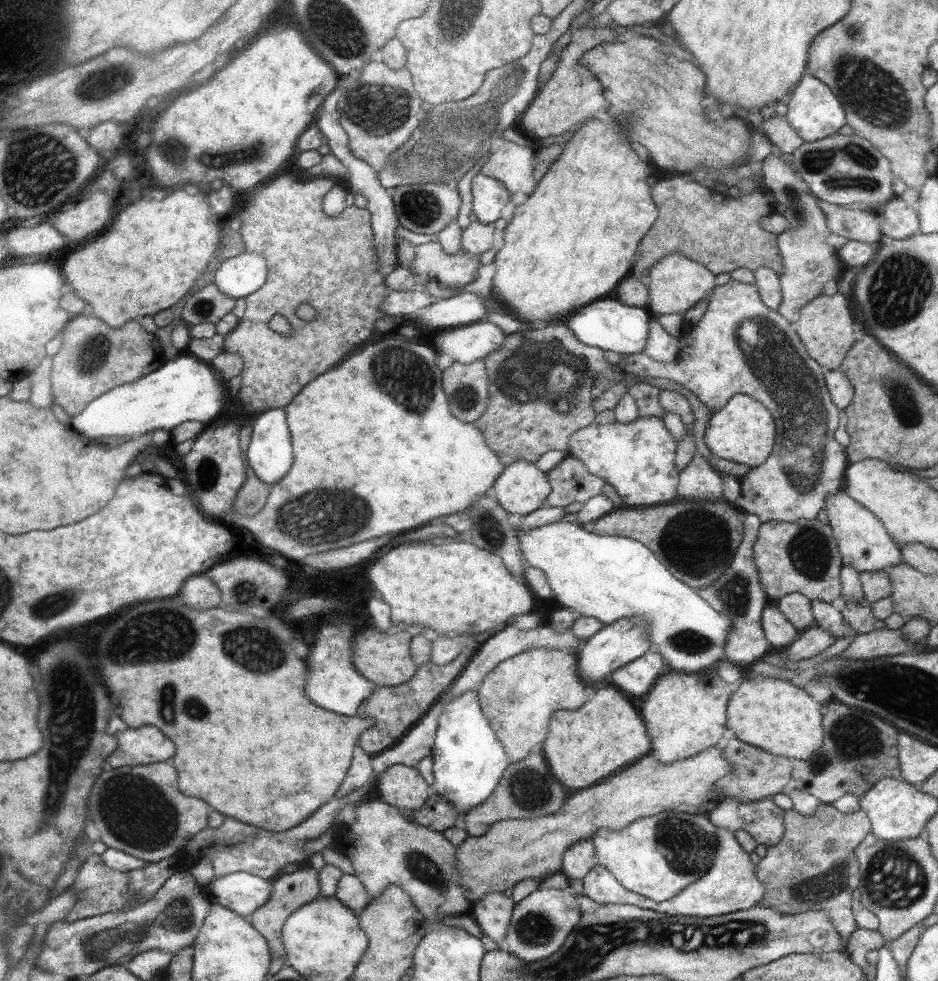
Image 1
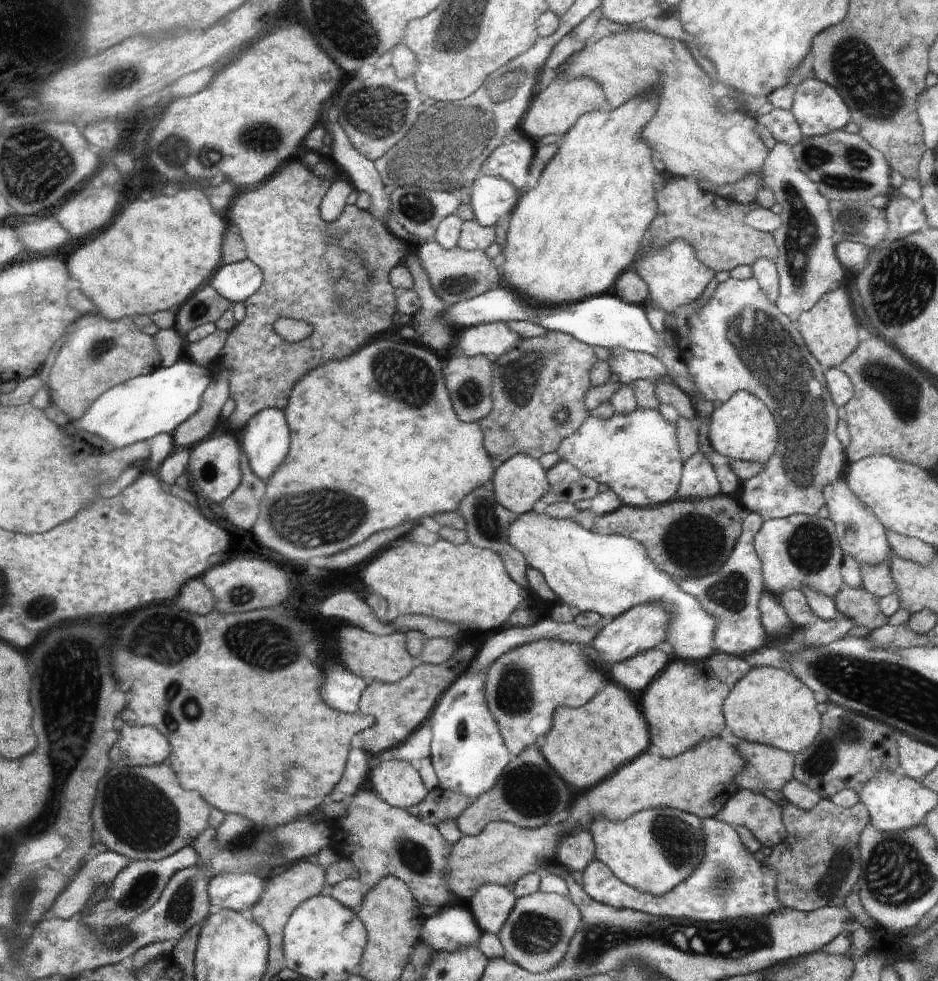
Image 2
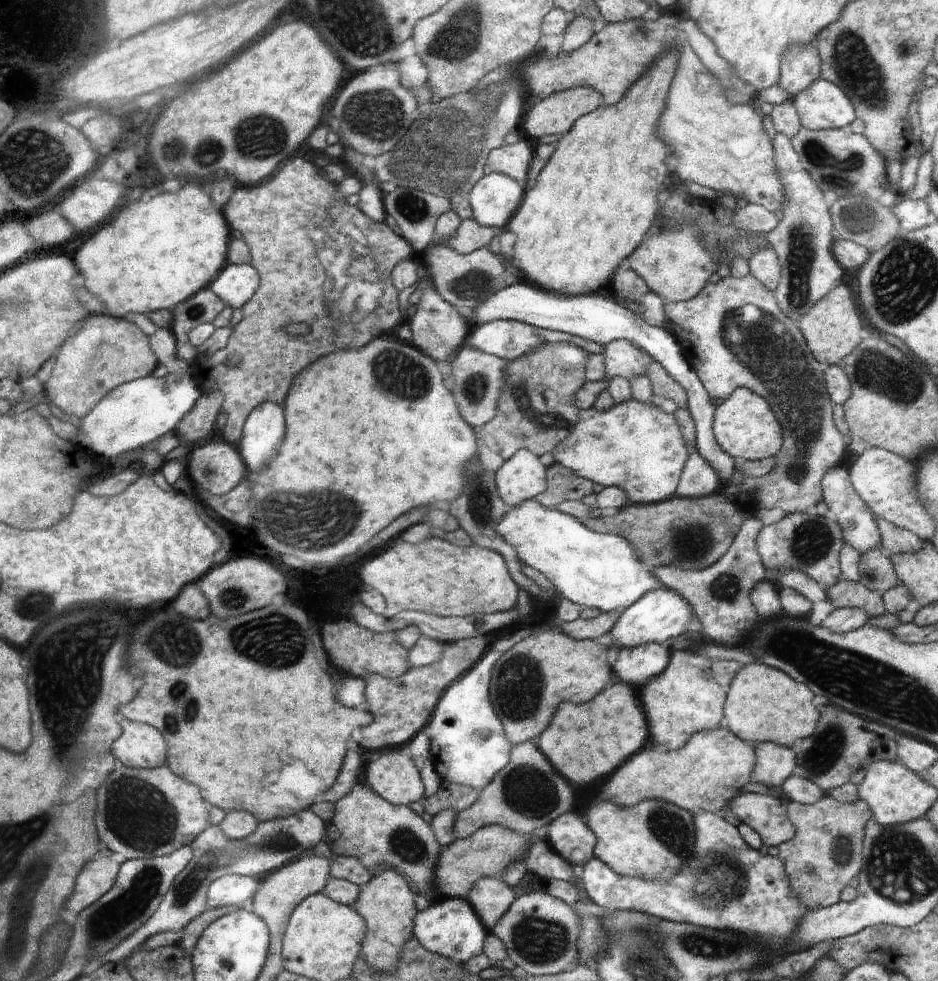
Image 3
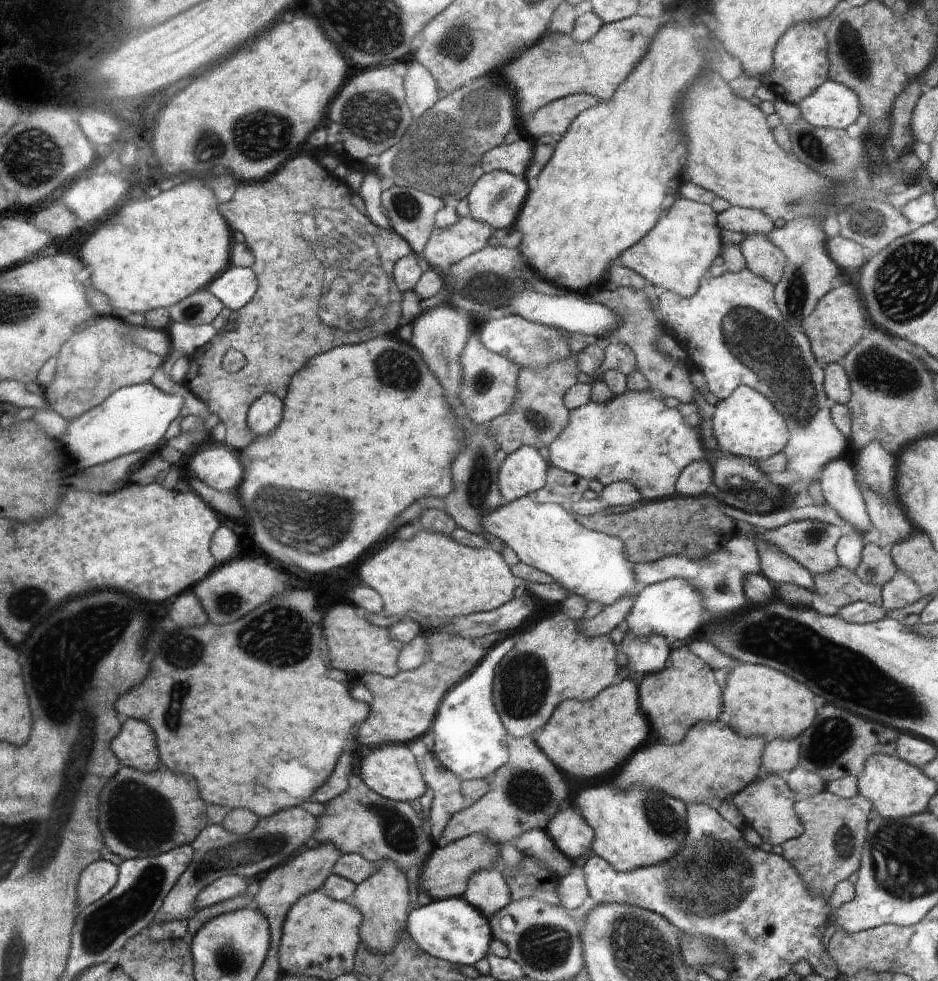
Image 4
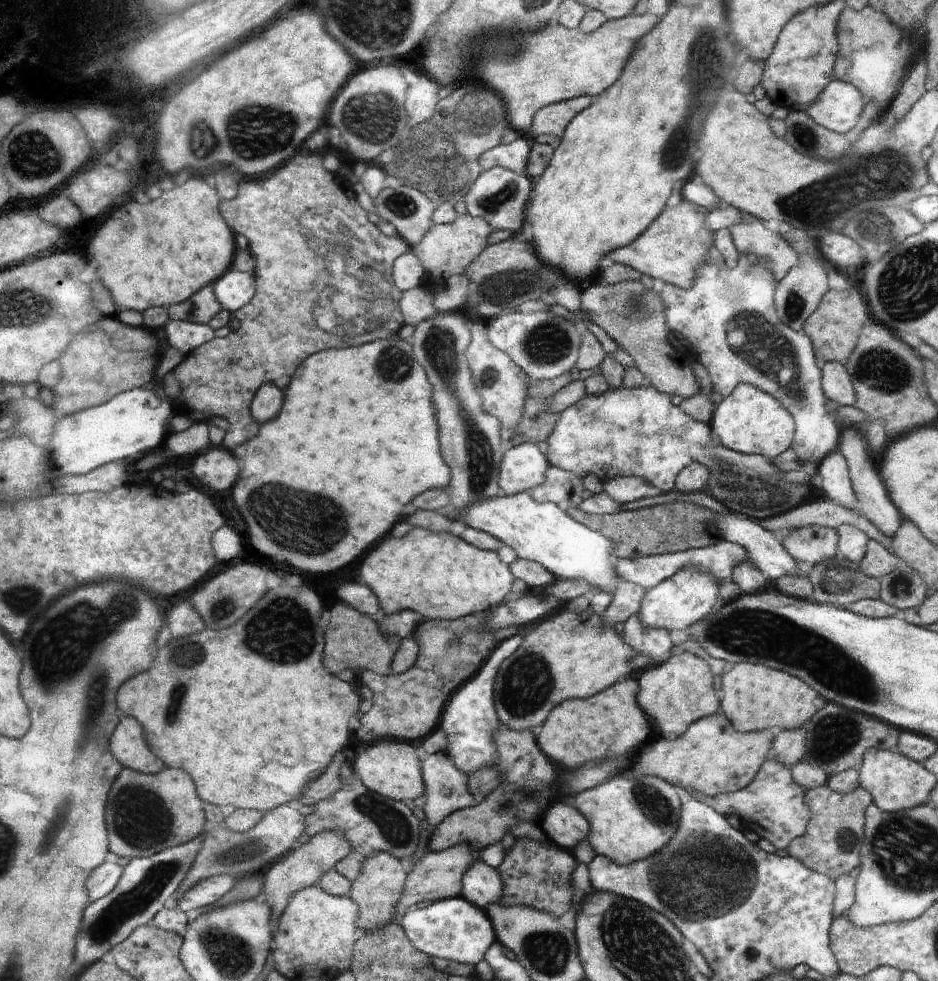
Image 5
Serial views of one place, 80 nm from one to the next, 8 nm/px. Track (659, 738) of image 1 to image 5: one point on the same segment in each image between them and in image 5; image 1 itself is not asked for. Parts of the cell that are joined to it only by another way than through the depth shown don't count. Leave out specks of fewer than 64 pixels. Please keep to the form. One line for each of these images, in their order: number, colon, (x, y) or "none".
2: (684, 705)
3: (685, 699)
4: (685, 692)
5: (679, 691)

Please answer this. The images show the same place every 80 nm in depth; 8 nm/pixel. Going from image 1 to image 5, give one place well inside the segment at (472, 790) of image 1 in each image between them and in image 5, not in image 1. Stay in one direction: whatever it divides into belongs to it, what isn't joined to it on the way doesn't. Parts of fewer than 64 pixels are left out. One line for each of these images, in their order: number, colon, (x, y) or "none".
2: (468, 753)
3: (468, 745)
4: (468, 736)
5: (470, 721)

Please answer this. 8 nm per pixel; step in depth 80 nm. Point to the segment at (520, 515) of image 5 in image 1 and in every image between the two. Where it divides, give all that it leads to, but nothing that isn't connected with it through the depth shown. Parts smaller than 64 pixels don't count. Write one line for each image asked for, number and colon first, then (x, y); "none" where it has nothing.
1: (610, 577)
2: (609, 574)
3: (596, 570)
4: (544, 535)

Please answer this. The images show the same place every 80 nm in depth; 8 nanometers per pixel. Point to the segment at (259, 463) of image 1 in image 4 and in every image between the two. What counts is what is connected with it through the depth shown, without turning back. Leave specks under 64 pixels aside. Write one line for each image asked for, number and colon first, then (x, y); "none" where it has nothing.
2: (266, 437)
3: (264, 429)
4: (266, 413)

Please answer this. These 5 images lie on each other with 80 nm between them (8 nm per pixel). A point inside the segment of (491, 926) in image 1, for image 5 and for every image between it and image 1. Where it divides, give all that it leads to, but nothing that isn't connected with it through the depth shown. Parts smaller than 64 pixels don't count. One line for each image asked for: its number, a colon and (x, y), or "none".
2: (491, 905)
3: (490, 897)
4: (487, 891)
5: (481, 885)

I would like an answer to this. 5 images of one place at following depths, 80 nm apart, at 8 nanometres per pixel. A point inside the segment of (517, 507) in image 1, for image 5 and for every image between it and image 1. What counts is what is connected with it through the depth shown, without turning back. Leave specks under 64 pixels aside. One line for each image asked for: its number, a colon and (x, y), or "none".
2: (519, 481)
3: (521, 477)
4: (522, 472)
5: (523, 466)

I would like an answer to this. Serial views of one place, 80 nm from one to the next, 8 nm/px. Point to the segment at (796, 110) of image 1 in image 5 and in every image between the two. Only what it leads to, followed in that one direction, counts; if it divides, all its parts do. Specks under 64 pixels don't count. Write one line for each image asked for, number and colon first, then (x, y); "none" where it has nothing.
2: (818, 108)
3: (823, 105)
4: (832, 105)
5: (839, 106)

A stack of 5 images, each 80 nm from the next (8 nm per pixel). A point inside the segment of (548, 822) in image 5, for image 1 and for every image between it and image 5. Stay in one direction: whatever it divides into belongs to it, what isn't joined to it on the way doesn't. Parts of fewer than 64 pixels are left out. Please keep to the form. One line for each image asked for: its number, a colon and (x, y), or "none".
1: (579, 859)
2: (576, 851)
3: (570, 836)
4: (568, 830)

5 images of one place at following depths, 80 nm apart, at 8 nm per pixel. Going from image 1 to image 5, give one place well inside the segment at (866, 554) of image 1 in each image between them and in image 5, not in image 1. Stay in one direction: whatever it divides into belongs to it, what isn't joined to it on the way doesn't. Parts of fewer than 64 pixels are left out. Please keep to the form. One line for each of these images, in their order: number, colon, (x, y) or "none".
2: (861, 535)
3: (858, 522)
4: (838, 484)
5: (836, 480)

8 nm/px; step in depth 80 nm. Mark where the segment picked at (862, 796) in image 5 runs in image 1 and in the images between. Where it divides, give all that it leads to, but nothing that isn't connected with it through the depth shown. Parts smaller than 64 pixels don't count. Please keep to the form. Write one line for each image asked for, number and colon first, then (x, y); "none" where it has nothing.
1: (814, 865)
2: (817, 863)
3: (825, 853)
4: (829, 850)

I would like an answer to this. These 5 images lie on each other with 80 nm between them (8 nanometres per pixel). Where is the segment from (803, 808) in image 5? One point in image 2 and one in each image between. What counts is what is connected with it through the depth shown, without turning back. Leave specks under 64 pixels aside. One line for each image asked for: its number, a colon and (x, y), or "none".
2: (763, 817)
3: (766, 813)
4: (767, 805)

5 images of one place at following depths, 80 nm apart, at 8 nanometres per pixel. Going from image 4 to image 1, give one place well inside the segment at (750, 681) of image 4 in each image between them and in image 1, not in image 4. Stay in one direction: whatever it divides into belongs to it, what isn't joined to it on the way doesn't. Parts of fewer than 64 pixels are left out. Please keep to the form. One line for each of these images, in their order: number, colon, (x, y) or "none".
1: (782, 719)
2: (770, 706)
3: (765, 704)

